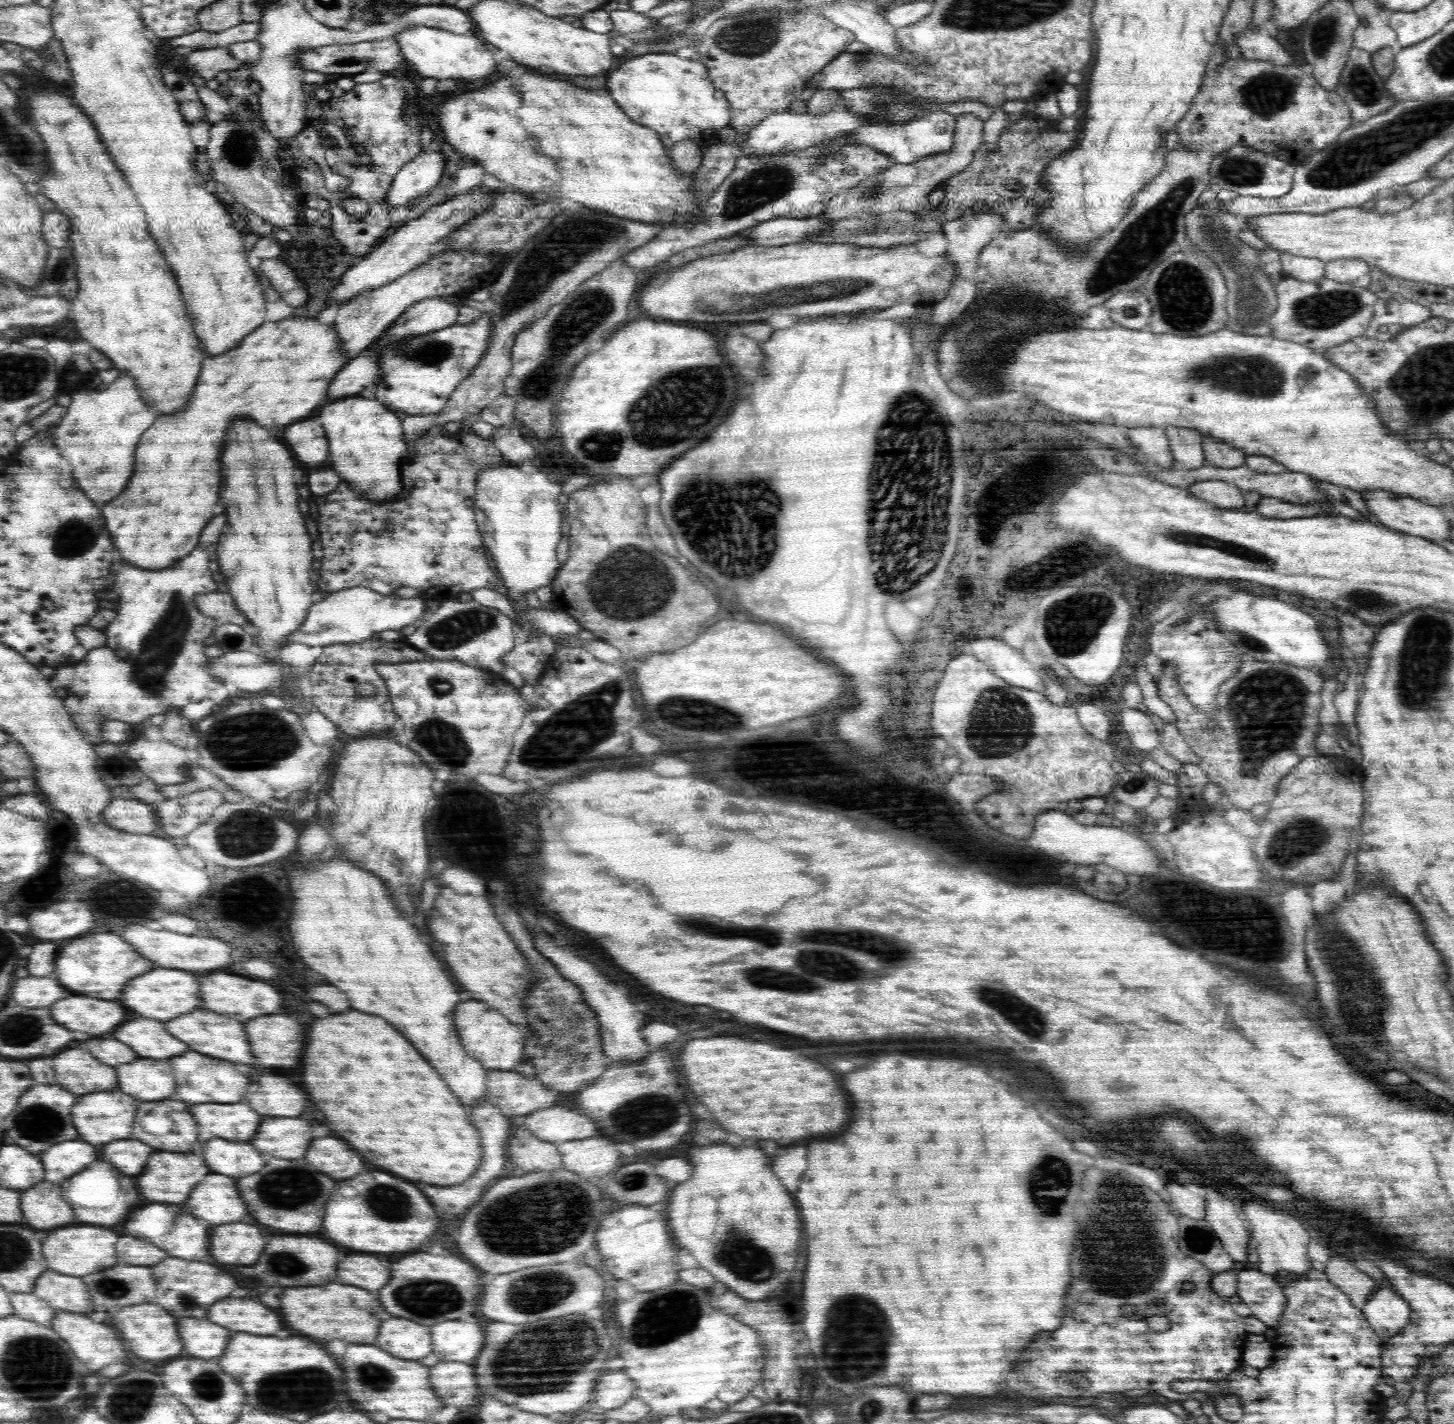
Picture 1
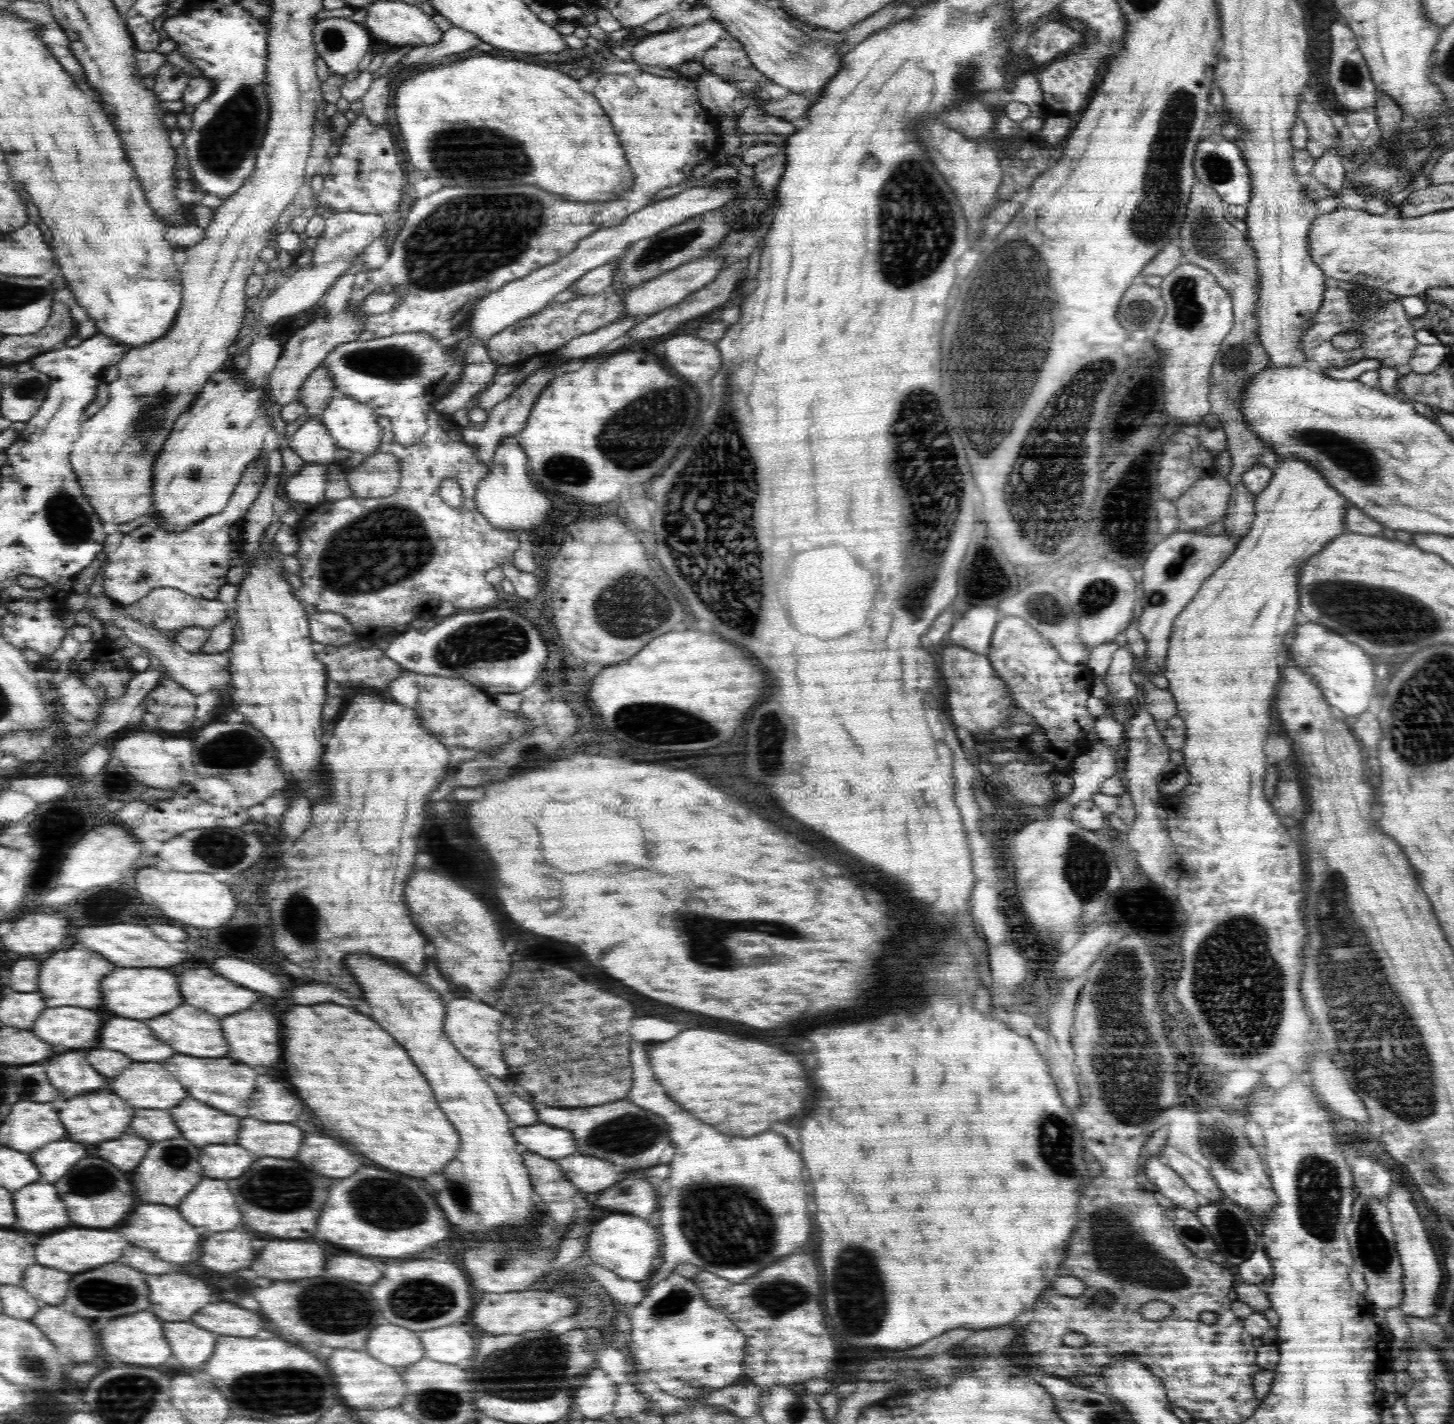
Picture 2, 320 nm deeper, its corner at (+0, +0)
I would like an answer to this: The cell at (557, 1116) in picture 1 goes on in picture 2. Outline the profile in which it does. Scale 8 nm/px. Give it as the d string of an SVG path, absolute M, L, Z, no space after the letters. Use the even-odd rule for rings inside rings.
M536 1123L530 1126L512 1127L517 1144L527 1146L528 1152L548 1159L560 1159L576 1152L576 1142L571 1130Z

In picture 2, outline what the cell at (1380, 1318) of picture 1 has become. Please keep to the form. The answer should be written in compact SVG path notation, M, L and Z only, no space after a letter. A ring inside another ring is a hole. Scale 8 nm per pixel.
M1356 1195L1351 1211L1352 1218L1345 1226L1345 1235L1354 1261L1353 1270L1362 1273L1368 1283L1363 1295L1375 1307L1399 1307L1404 1296L1404 1273L1395 1249L1395 1234L1388 1209L1384 1201L1374 1199L1372 1195Z

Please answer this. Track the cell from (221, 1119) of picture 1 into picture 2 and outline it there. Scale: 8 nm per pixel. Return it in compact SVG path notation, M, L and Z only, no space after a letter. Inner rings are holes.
M194 1098L182 1100L178 1106L170 1110L170 1114L172 1118L176 1118L176 1124L184 1134L184 1138L196 1146L224 1144L238 1140L242 1118L222 1114L220 1110L204 1106Z

